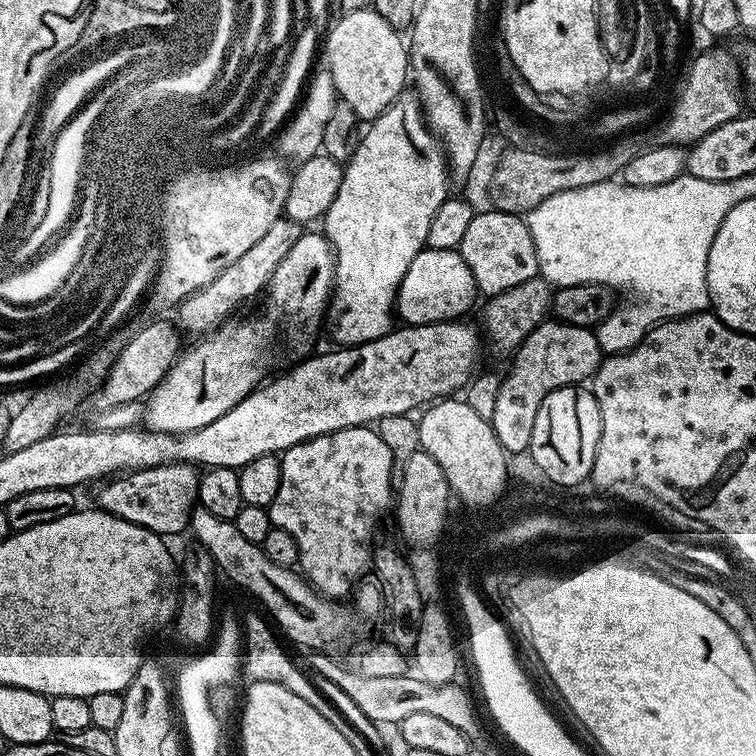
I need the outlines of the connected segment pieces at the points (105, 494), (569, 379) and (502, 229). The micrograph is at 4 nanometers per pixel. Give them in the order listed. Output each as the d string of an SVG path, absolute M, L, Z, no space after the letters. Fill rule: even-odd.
M172 463L120 474L103 485L105 488L97 494L95 507L126 522L134 522L146 530L157 532L162 537L171 538L189 527L197 501L199 473L195 465Z
M555 318L545 319L521 342L511 357L512 365L504 372L491 418L492 429L507 453L529 451L534 434L538 406L554 390L571 388L591 381L602 353L595 331L591 328L564 324Z
M477 211L476 216L470 218L470 227L462 237L458 251L462 262L470 266L470 274L474 274L477 293L491 298L506 290L514 290L514 286L522 286L522 282L537 279L540 267L527 219L514 212L487 211Z

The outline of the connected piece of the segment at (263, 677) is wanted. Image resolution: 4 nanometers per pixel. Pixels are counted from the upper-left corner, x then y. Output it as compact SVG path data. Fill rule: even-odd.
M245 615L242 620L242 672L248 675L247 679L249 681L257 680L258 682L278 682L278 686L286 686L286 690L290 690L290 694L302 698L302 702L307 702L312 709L318 710L318 714L322 714L322 718L326 718L326 722L330 722L330 726L334 726L334 730L338 730L338 734L342 734L342 738L346 738L346 742L350 742L350 746L354 746L357 750L367 749L369 743L366 737L364 737L363 734L339 712L335 705L319 691L317 685L314 683L313 677L311 675L308 677L307 674L288 657L287 650L276 641L277 633L274 631L273 625L269 623L263 615L261 616L262 617L247 617Z

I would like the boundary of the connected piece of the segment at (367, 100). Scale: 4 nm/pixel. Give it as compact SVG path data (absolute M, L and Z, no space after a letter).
M372 8L345 12L339 18L341 20L329 30L328 41L324 44L324 56L328 59L326 71L332 76L332 85L336 87L337 97L343 104L350 106L361 121L371 122L405 91L410 80L410 52L405 37L403 40L401 33Z

